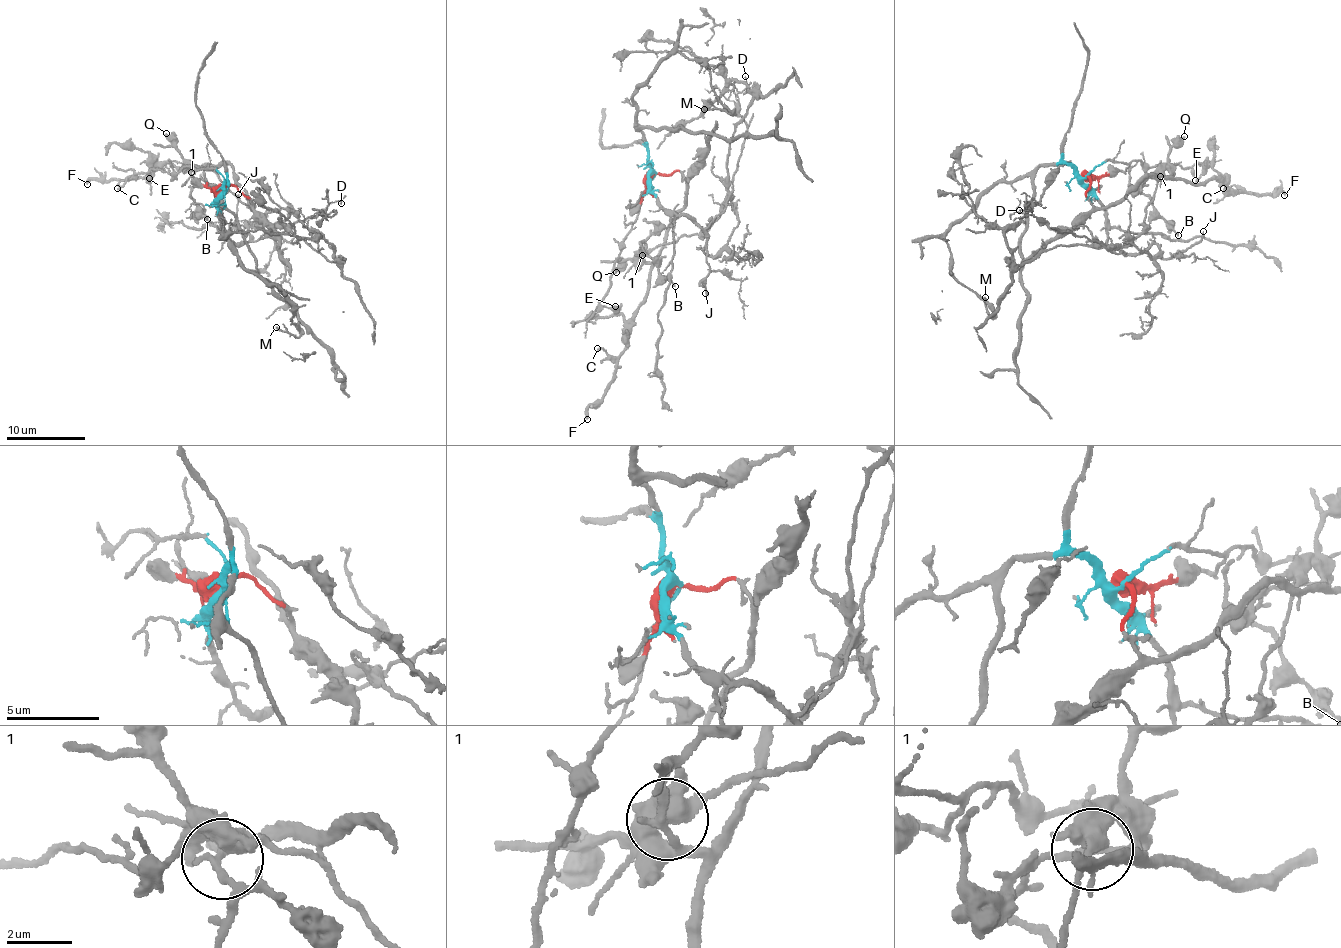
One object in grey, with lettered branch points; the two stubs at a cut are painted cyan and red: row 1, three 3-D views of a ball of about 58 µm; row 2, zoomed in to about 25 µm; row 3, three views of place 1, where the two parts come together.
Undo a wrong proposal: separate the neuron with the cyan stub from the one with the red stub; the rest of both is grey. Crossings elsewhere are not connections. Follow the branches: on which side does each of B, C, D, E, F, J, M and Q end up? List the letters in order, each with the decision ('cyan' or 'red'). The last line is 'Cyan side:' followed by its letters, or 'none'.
B: red
C: red
D: cyan
E: red
F: red
J: cyan
M: cyan
Q: red
Cyan side: D, J, M

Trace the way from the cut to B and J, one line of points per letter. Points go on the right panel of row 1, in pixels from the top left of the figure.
B: (1084, 176), (1095, 207), (1116, 205), (1141, 179), (1169, 175), (1148, 178), (1140, 190), (1179, 235)
J: (1082, 176), (1083, 187), (1104, 210), (1108, 243), (1121, 251), (1161, 258), (1184, 253), (1203, 232)

